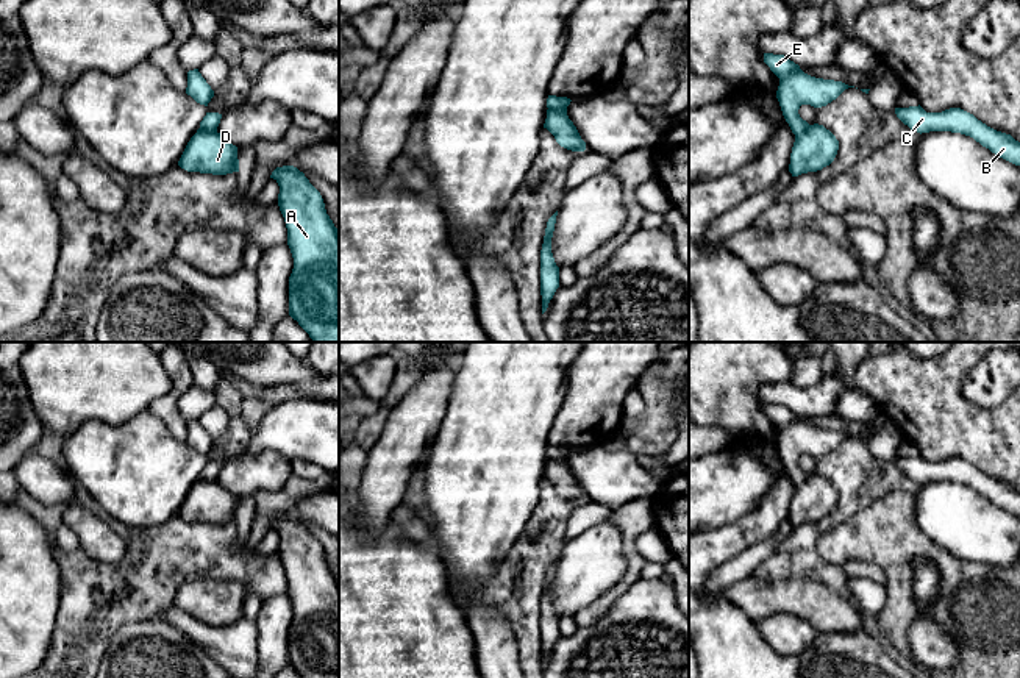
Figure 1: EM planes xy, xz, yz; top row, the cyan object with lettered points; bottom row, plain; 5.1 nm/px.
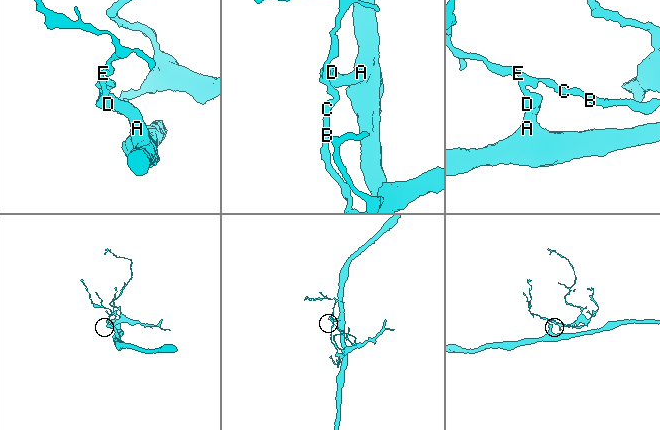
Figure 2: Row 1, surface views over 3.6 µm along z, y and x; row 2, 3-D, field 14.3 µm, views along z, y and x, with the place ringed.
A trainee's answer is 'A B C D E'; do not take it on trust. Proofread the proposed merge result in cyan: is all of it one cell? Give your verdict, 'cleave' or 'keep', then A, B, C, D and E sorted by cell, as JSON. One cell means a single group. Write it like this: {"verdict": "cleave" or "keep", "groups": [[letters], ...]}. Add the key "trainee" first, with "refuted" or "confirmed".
{"trainee": "refuted", "verdict": "cleave", "groups": [["A", "D"], ["B", "C", "E"]]}

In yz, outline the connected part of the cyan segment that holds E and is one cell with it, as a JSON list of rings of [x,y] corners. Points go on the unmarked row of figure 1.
[[[764,403],[764,412],[779,428],[776,448],[795,486],[809,476],[798,464],[801,455],[822,458],[836,450],[845,439],[854,437],[842,431],[811,426],[784,405]]]

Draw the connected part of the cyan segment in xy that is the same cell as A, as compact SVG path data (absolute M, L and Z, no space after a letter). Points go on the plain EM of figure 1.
M294 516L276 517L278 556L294 608L289 666L301 678L339 678L339 586L320 542Z

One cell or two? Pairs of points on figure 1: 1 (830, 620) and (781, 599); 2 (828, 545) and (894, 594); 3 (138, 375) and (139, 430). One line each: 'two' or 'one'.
1: one
2: one
3: two

